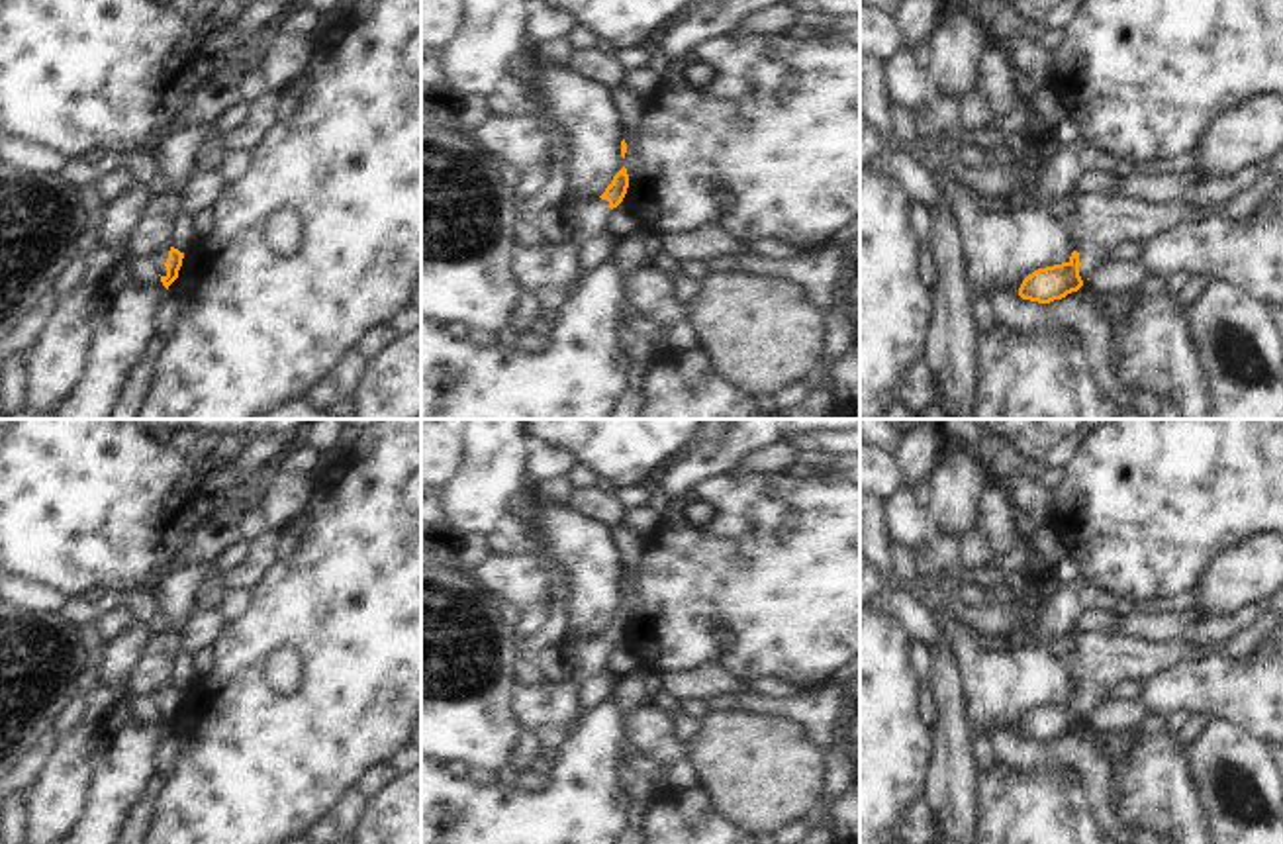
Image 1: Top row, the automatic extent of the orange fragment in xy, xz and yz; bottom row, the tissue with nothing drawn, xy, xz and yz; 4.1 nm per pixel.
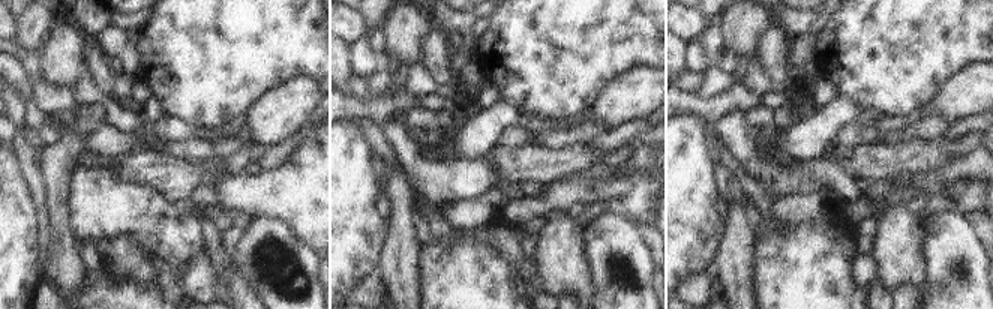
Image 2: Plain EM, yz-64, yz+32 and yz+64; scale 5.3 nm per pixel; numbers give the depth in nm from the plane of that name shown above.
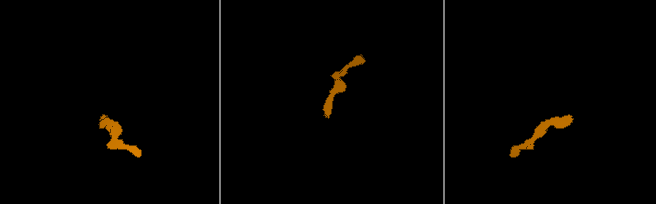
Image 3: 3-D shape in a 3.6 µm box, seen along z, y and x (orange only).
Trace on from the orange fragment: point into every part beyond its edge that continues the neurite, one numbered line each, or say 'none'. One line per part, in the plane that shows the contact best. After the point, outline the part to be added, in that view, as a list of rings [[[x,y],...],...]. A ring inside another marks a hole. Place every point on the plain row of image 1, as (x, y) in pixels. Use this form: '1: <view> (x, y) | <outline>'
1: yz (1099, 660) | [[[1073,633],[1050,646],[1073,672],[1079,691],[1079,715],[1083,723],[1105,701],[1122,680],[1146,685],[1156,676],[1195,662],[1199,646],[1185,634],[1150,642],[1142,636],[1120,633]]]

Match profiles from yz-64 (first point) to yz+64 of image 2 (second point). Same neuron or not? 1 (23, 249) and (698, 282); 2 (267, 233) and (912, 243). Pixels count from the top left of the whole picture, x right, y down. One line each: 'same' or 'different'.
1: different
2: different

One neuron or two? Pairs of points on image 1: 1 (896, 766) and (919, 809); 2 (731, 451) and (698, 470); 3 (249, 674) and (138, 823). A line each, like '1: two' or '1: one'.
1: two
2: one
3: two

